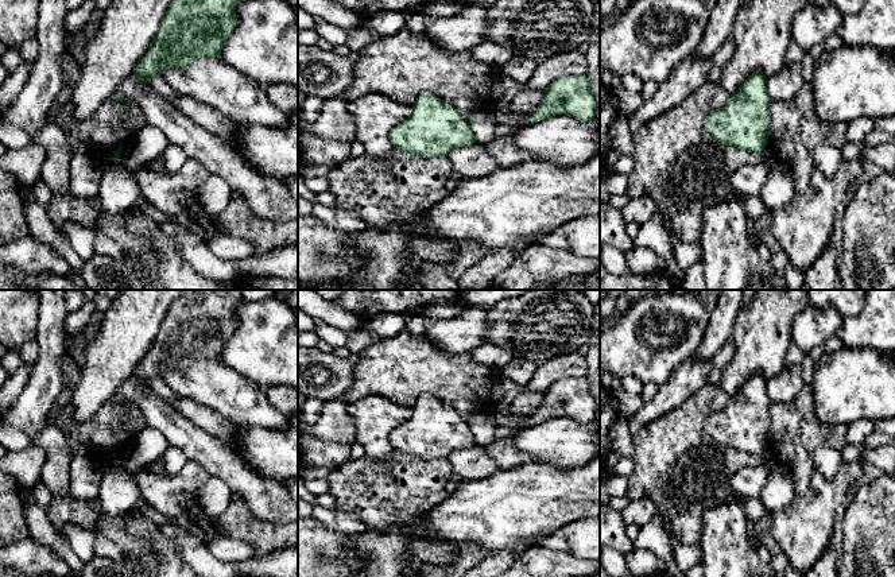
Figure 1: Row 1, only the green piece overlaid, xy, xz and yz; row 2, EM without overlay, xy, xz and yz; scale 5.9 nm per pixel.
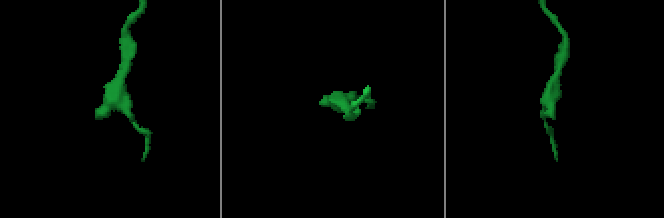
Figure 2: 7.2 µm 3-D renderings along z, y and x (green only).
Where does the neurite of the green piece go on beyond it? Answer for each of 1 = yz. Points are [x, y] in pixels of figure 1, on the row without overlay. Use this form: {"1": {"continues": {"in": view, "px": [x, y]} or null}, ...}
{"1": {"continues": null}}

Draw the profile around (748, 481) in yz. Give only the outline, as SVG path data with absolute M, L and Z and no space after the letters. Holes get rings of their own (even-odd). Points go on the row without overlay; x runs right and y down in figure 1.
M763 464L740 468L731 479L732 488L741 497L760 497L768 473Z

